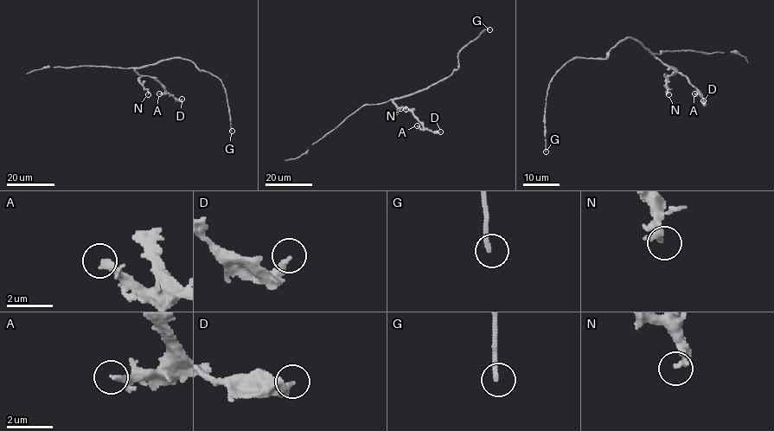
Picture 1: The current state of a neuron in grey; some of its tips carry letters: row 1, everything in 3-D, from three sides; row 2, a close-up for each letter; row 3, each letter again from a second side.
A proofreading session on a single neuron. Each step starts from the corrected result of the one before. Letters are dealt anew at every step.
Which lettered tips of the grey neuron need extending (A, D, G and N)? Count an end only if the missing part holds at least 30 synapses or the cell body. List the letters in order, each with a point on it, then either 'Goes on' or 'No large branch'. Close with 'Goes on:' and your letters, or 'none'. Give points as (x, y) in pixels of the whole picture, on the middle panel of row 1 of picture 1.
A: Place: (417, 125). No large branch
D: Place: (440, 131). No large branch
G: Place: (489, 29). No large branch
N: Place: (406, 109). No large branch
Goes on: none

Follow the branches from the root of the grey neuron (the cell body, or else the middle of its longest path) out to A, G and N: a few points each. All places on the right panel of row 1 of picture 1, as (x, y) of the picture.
A: (643, 46), (667, 66), (680, 72), (699, 91), (694, 93)
G: (643, 46), (626, 38), (619, 41), (604, 59), (574, 58), (556, 73), (546, 97), (546, 151)
N: (643, 46), (655, 57), (675, 69), (668, 77), (668, 94)

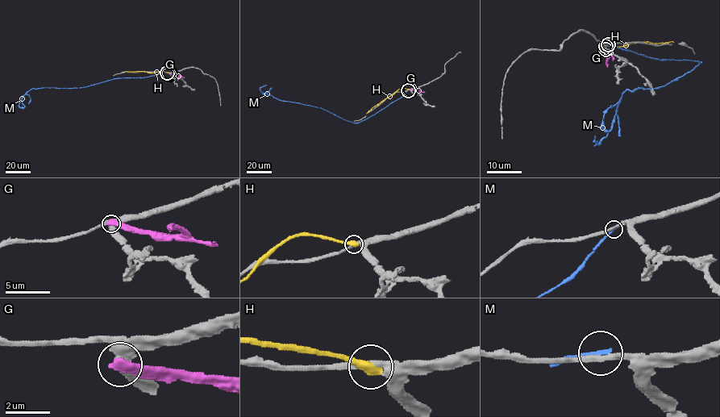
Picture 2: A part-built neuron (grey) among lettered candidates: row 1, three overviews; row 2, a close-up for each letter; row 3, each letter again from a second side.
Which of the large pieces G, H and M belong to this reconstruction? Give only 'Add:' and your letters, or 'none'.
Add: none

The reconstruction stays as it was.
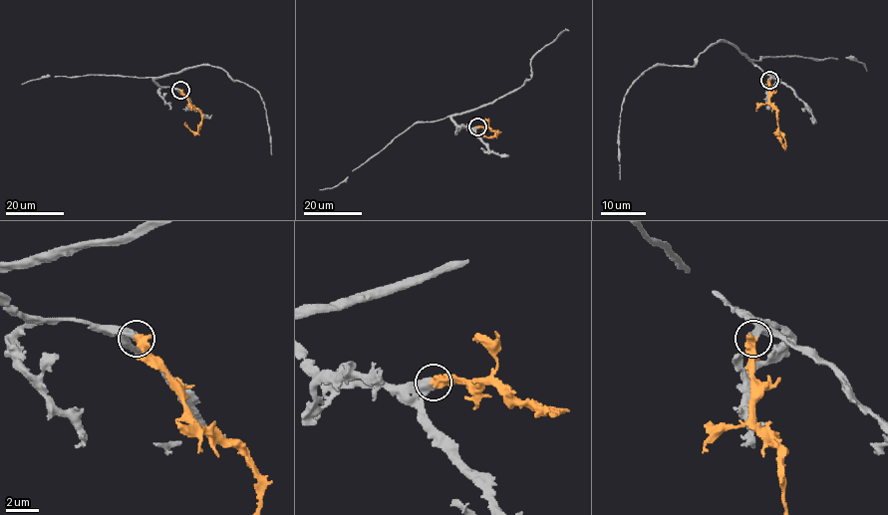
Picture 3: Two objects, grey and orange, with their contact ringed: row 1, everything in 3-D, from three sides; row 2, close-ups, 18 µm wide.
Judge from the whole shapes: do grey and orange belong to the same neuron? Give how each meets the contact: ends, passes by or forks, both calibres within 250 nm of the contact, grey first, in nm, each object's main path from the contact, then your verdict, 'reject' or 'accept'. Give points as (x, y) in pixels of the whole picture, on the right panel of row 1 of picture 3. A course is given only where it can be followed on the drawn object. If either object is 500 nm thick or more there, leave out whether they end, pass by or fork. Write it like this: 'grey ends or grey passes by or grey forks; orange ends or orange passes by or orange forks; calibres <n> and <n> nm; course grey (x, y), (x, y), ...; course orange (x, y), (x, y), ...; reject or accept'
calibres 440 and 550 nm; course grey (769, 80), (727, 42), (713, 44), (692, 66), (647, 70), (621, 107), (620, 179); course orange (769, 80), (769, 102), (774, 108), (777, 133), (783, 144), (784, 137), (775, 128); accept

